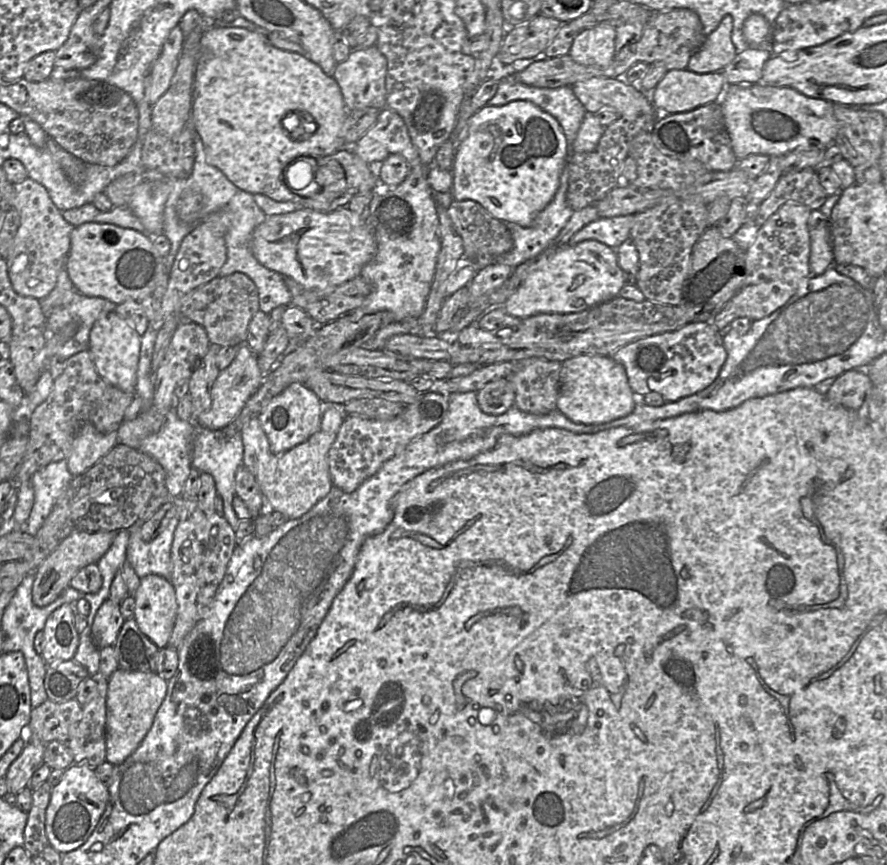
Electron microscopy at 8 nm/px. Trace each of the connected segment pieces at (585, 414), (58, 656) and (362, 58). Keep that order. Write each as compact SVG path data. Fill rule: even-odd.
M579 355L561 363L557 409L574 422L583 424L605 423L630 414L638 401L631 389L625 368L610 355Z
M65 603L54 610L43 628L42 658L47 665L73 659L80 643L75 627L75 604Z
M376 45L363 50L352 50L344 61L334 67L332 77L338 83L348 112L365 108L383 110L386 107L387 59Z

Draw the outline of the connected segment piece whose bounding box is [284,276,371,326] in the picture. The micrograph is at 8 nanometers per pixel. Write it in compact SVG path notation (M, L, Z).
M356 277L335 288L307 289L291 278L284 278L292 296L292 305L305 311L317 326L325 325L339 318L341 315L358 308L371 291L370 285L363 278Z

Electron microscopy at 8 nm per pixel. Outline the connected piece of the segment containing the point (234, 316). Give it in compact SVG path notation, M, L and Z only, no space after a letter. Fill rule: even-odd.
M234 273L226 277L218 276L209 283L200 286L186 294L178 304L177 311L172 314L158 330L150 367L150 371L154 376L154 384L158 368L165 356L171 338L179 324L184 322L192 322L202 326L208 335L211 346L216 346L218 348L225 346L239 347L245 344L249 323L258 311L259 296L257 287L254 282L243 273Z

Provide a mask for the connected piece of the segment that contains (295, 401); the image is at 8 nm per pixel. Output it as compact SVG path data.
M295 382L286 387L280 394L273 397L258 415L261 424L275 454L282 454L296 445L305 442L316 433L321 426L324 404L308 387Z

